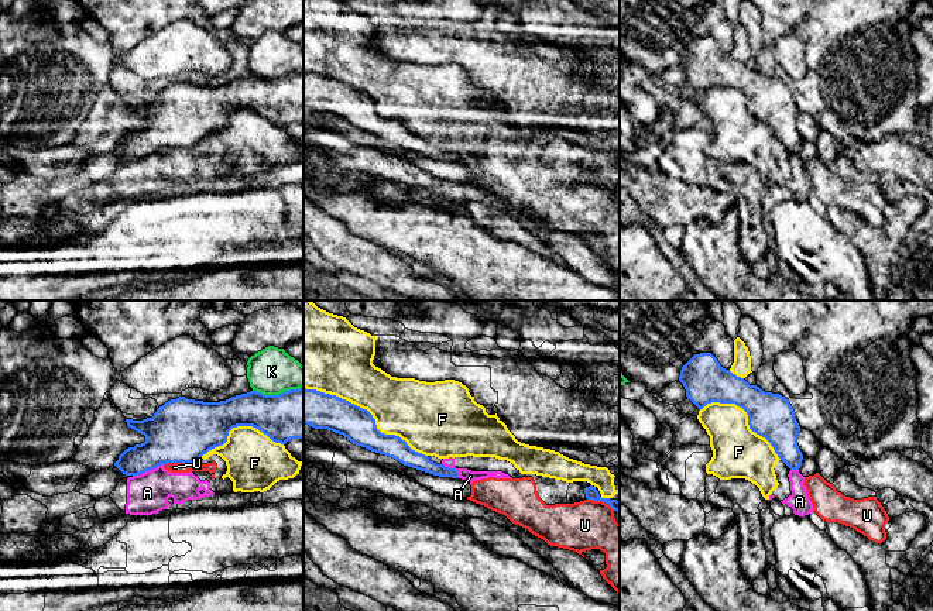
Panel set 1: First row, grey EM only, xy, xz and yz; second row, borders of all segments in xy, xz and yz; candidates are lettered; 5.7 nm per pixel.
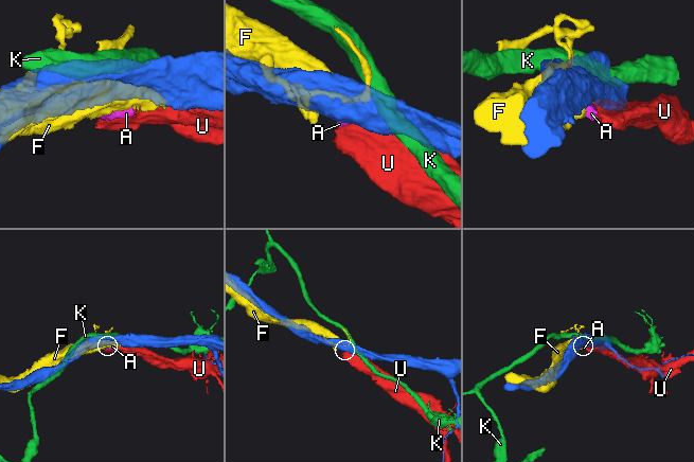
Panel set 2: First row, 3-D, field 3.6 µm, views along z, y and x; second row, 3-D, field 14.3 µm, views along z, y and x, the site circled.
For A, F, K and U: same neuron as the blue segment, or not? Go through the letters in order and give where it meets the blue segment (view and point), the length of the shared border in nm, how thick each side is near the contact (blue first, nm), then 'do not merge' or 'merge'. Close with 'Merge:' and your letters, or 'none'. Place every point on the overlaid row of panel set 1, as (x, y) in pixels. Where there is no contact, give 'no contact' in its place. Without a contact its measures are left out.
A: contact xy (147, 470); length 190 nm; calibres 320 and 240 nm; do not merge
F: contact xz (369, 412); length 800 nm; calibres 200 and 340 nm; do not merge
K: contact xy (277, 395); length 280 nm; calibres 280 and 280 nm; do not merge
U: contact xy (177, 462); length 160 nm; calibres 360 and 60 nm; do not merge
Merge: none

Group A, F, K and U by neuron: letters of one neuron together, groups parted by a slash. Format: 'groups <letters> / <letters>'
groups A F U / K

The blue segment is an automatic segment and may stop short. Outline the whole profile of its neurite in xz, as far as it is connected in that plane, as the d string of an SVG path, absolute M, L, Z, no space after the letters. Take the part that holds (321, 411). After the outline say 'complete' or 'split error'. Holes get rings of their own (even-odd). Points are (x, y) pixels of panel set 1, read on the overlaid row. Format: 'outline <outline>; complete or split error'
outline M303 388L303 422L315 429L343 435L353 444L392 457L404 466L439 477L459 478L456 468L431 461L399 436L381 433L367 409L336 395Z; complete

